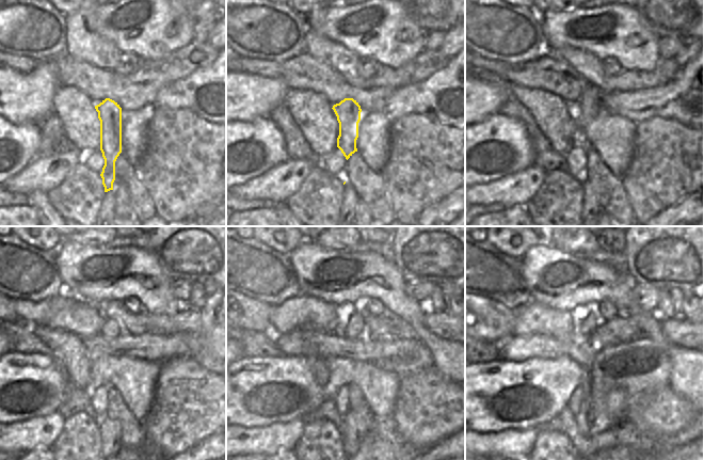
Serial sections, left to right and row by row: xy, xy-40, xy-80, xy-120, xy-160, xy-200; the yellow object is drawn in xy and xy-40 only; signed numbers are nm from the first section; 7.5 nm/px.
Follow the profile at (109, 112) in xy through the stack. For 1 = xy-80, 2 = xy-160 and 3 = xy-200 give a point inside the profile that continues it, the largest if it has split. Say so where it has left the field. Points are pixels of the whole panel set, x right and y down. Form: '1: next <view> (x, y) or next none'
1: next xy-80 (588, 107)
2: next xy-160 (353, 328)
3: next xy-200 (593, 321)

